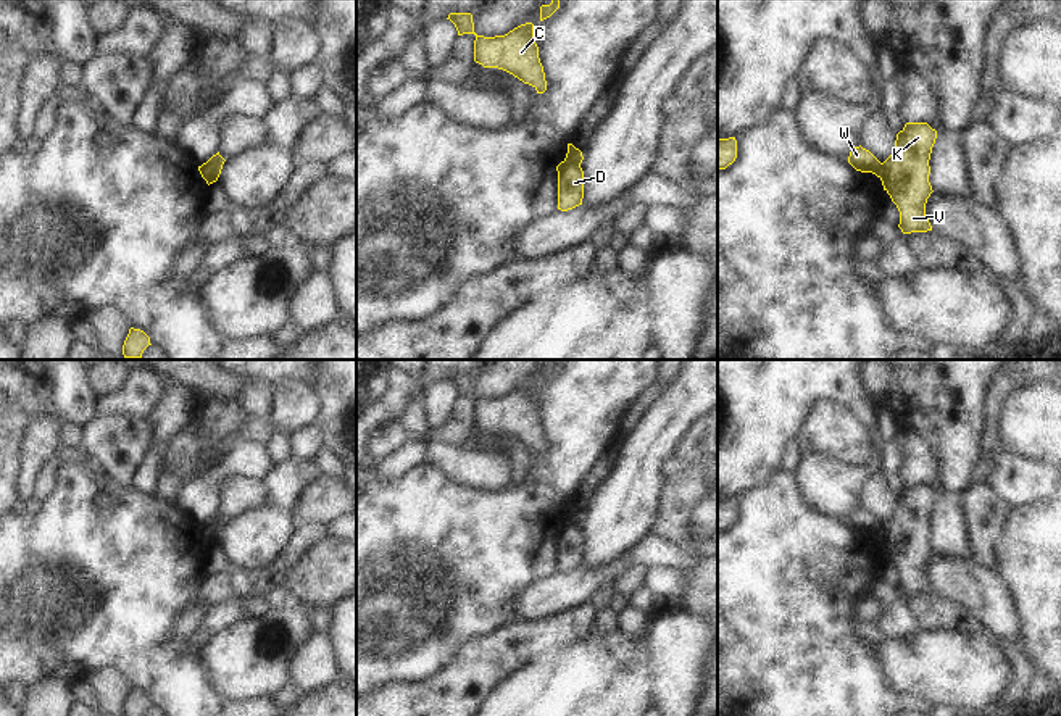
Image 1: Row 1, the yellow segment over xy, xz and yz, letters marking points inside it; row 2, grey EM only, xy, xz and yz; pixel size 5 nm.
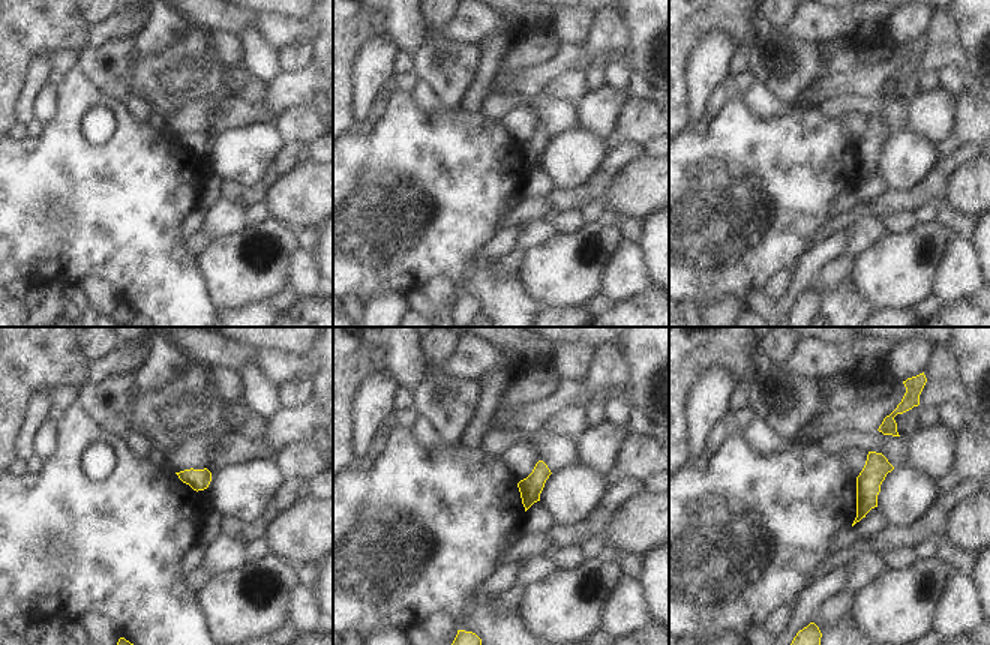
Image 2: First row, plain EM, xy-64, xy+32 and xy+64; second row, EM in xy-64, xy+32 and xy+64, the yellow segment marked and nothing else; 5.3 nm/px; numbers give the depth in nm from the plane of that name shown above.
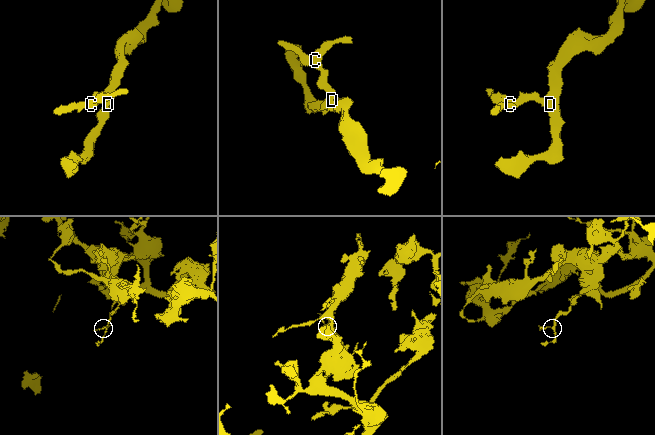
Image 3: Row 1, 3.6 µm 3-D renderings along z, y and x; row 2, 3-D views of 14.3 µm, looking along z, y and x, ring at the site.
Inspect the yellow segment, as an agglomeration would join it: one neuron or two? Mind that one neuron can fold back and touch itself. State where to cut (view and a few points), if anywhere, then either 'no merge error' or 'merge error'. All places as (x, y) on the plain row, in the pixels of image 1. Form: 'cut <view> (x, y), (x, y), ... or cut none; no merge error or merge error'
cut xz (565, 521), (579, 526); merge error

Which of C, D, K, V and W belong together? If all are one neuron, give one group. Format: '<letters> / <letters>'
C W / D K V

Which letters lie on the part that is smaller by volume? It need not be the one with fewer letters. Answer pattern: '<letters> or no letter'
C, W

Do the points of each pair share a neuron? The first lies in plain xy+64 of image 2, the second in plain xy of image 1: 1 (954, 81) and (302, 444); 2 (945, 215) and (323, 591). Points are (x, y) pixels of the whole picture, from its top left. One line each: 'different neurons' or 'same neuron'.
1: same neuron
2: different neurons

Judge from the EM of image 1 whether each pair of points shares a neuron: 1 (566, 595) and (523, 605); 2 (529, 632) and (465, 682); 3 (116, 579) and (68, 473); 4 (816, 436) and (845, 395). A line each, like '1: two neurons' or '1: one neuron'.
1: one neuron
2: one neuron
3: one neuron
4: two neurons

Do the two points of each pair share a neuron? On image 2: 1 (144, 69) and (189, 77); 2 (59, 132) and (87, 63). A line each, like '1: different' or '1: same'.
1: different
2: different

